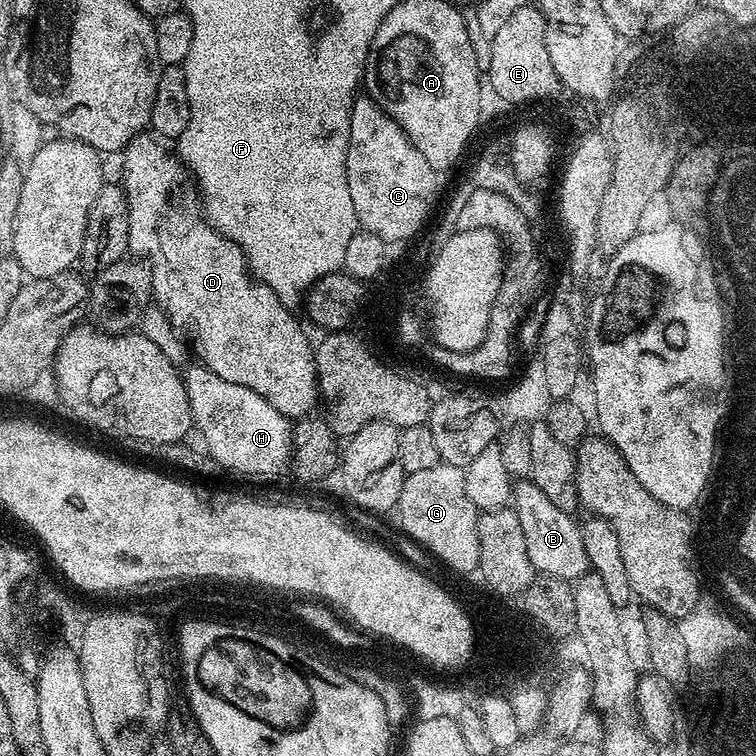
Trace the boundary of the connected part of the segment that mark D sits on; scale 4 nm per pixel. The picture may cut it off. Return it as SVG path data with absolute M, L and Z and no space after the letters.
M141 134L135 136L122 152L122 183L128 196L130 214L128 247L132 250L137 248L148 255L154 300L161 304L157 305L172 327L190 341L191 351L193 348L200 355L197 356L199 363L218 374L218 378L226 378L226 382L234 382L254 390L254 394L262 394L262 398L266 398L266 402L270 402L270 406L274 406L274 410L283 416L307 417L311 413L308 411L318 404L322 396L320 383L316 380L313 341L308 341L303 326L288 313L291 312L289 305L280 300L278 294L274 294L269 284L260 283L252 275L243 250L211 224L198 218L198 196L185 165L175 151L167 152L163 143L160 145L155 142L160 143L151 135Z

